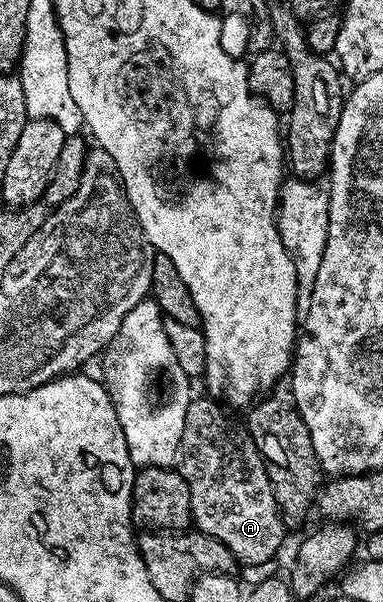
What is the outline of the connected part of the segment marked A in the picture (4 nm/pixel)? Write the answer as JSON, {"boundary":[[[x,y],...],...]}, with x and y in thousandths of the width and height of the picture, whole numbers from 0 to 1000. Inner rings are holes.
{"boundary":[[[527,661],[488,669],[483,719],[473,719],[462,764],[462,781],[493,806],[507,874],[582,900],[616,932],[637,930],[655,942],[697,935],[726,919],[744,877],[702,806],[697,776],[642,714],[621,716],[559,661]]]}

